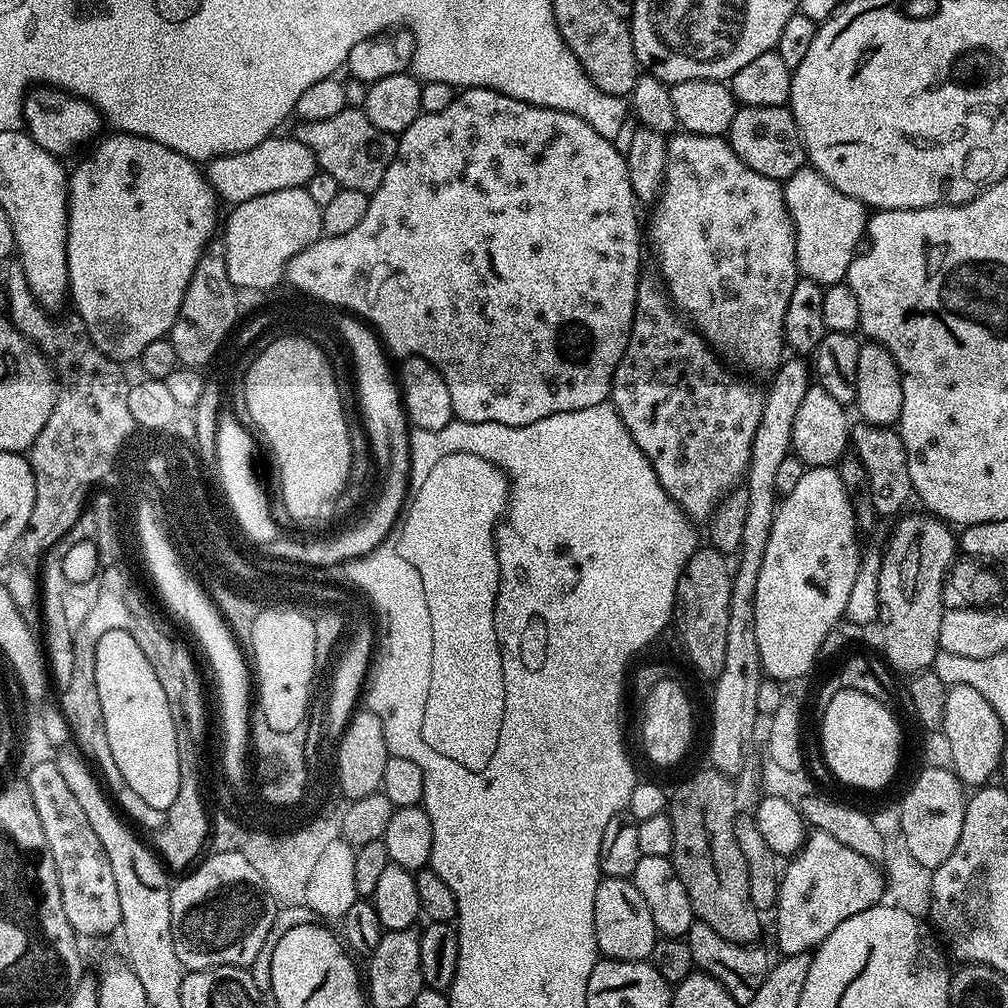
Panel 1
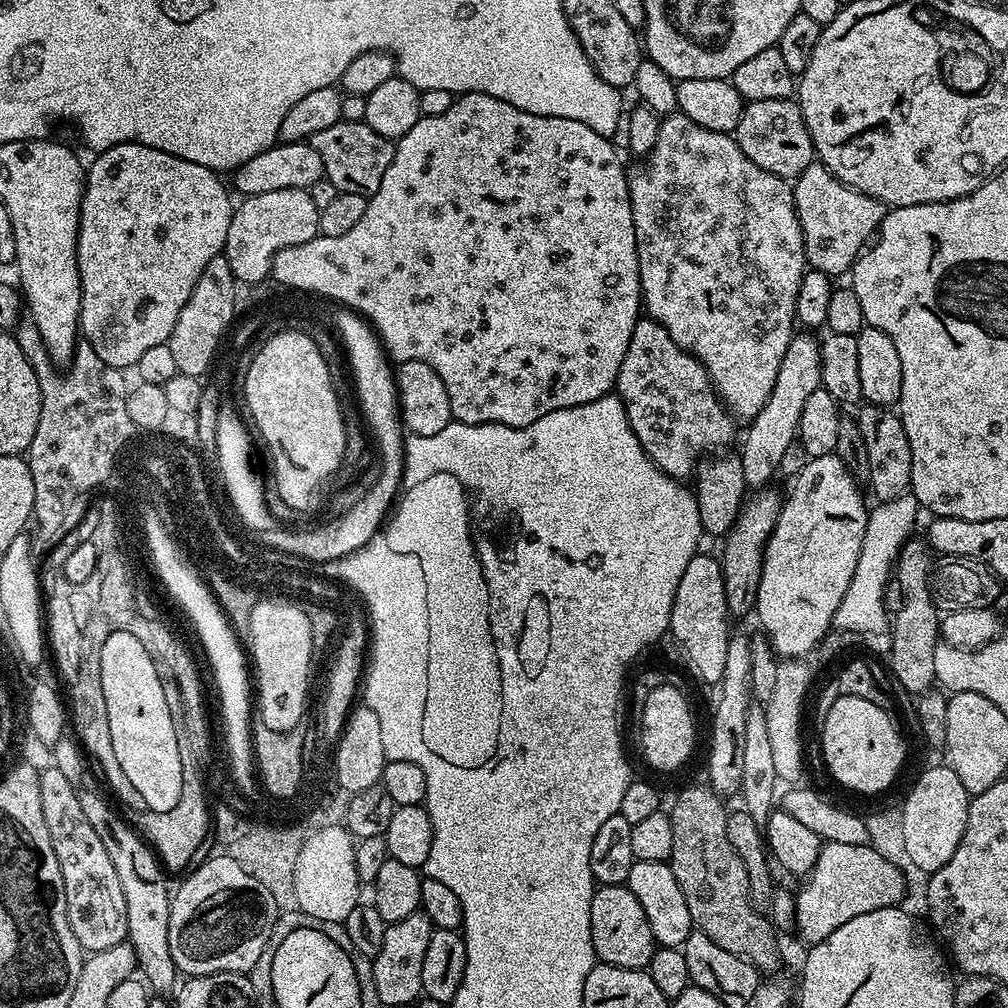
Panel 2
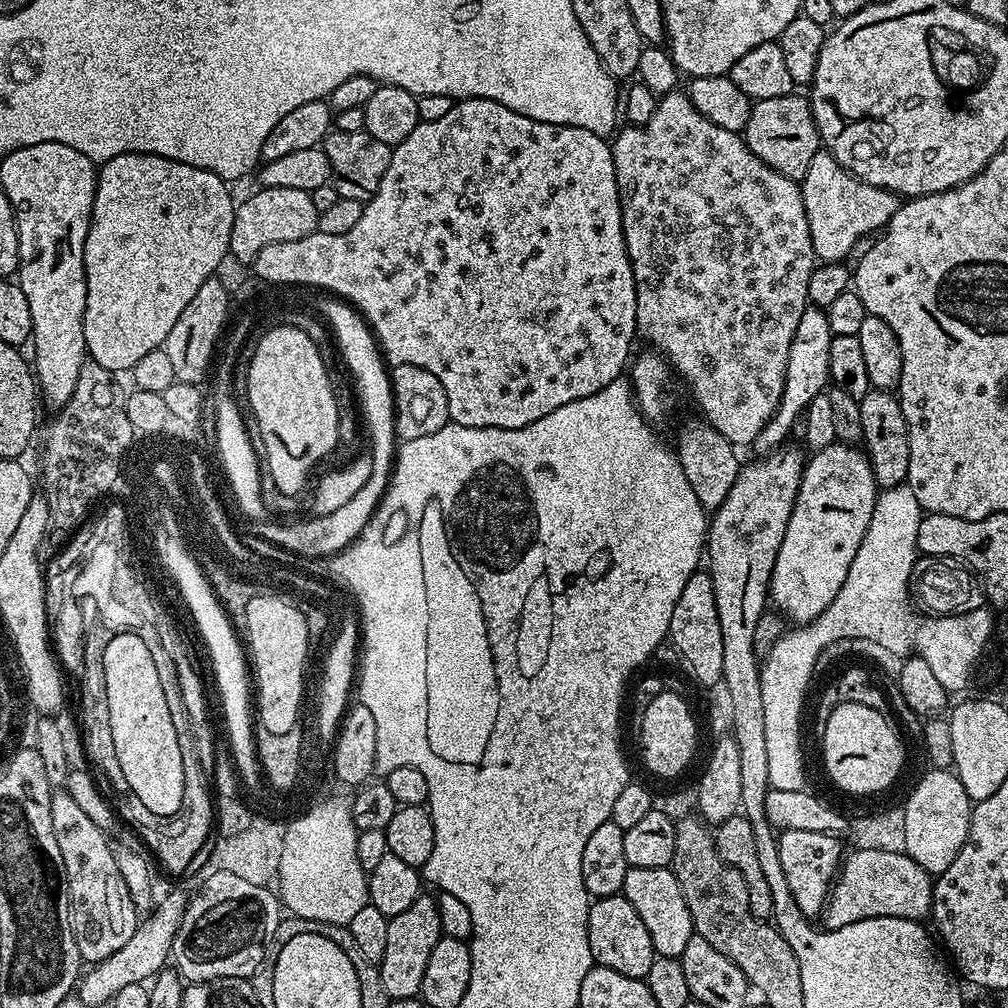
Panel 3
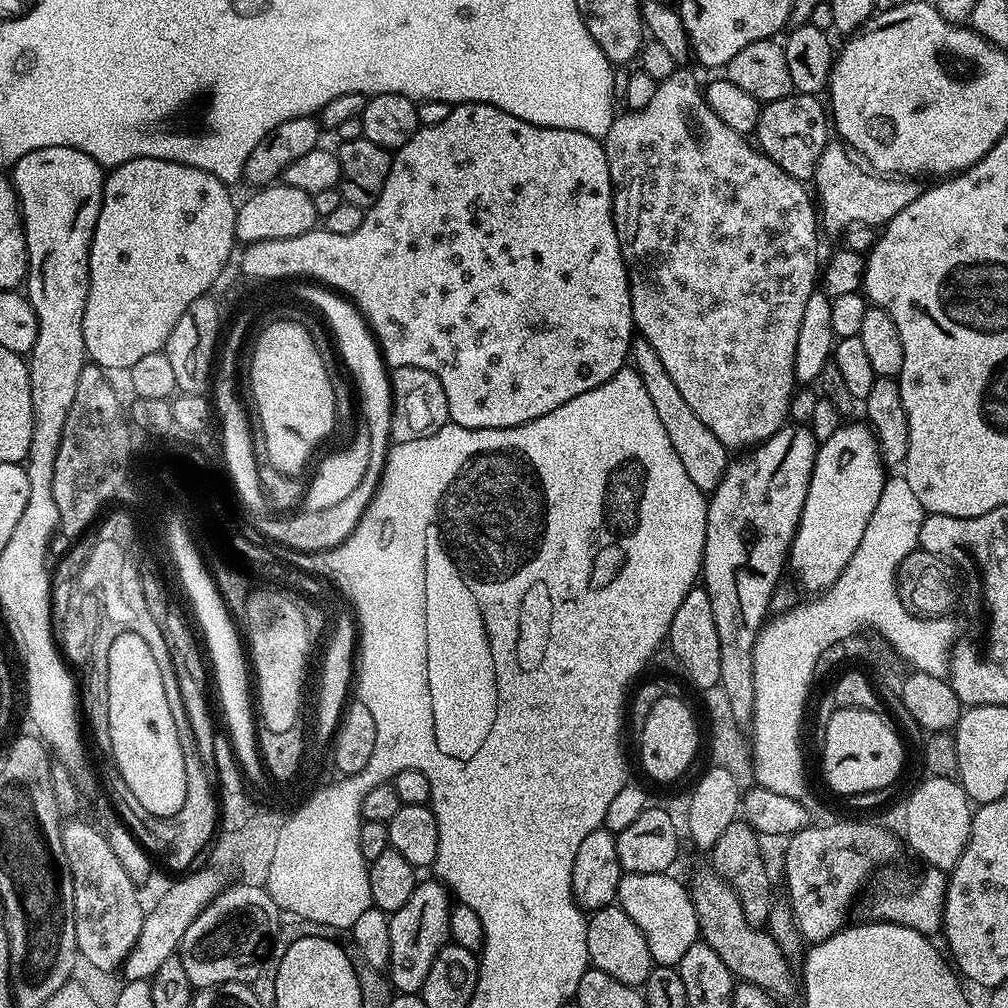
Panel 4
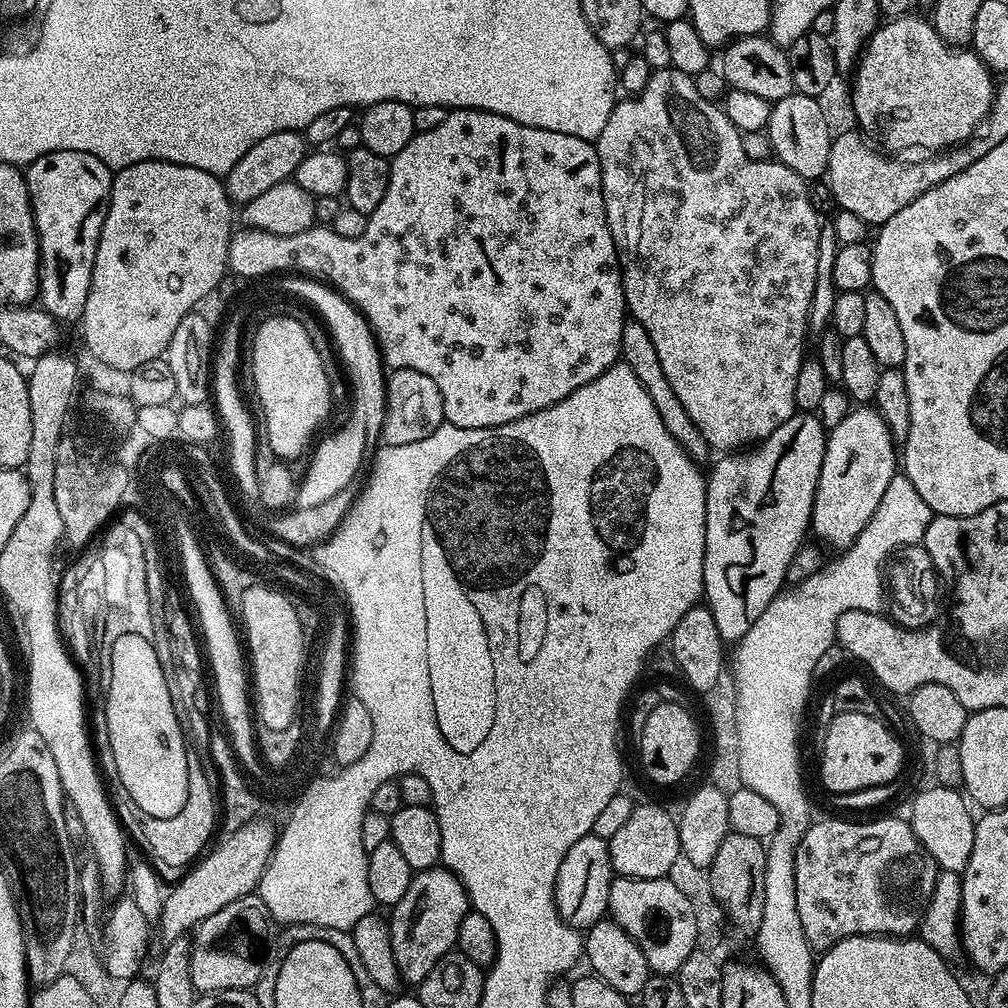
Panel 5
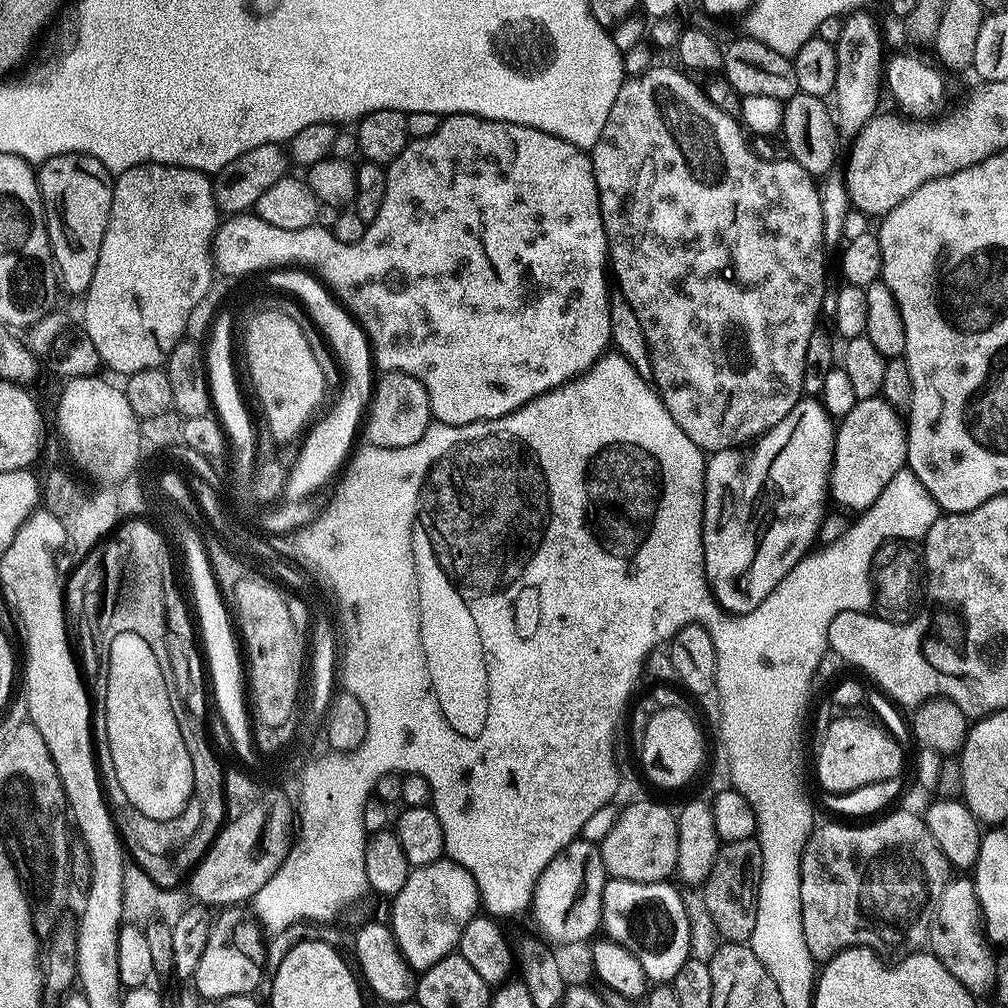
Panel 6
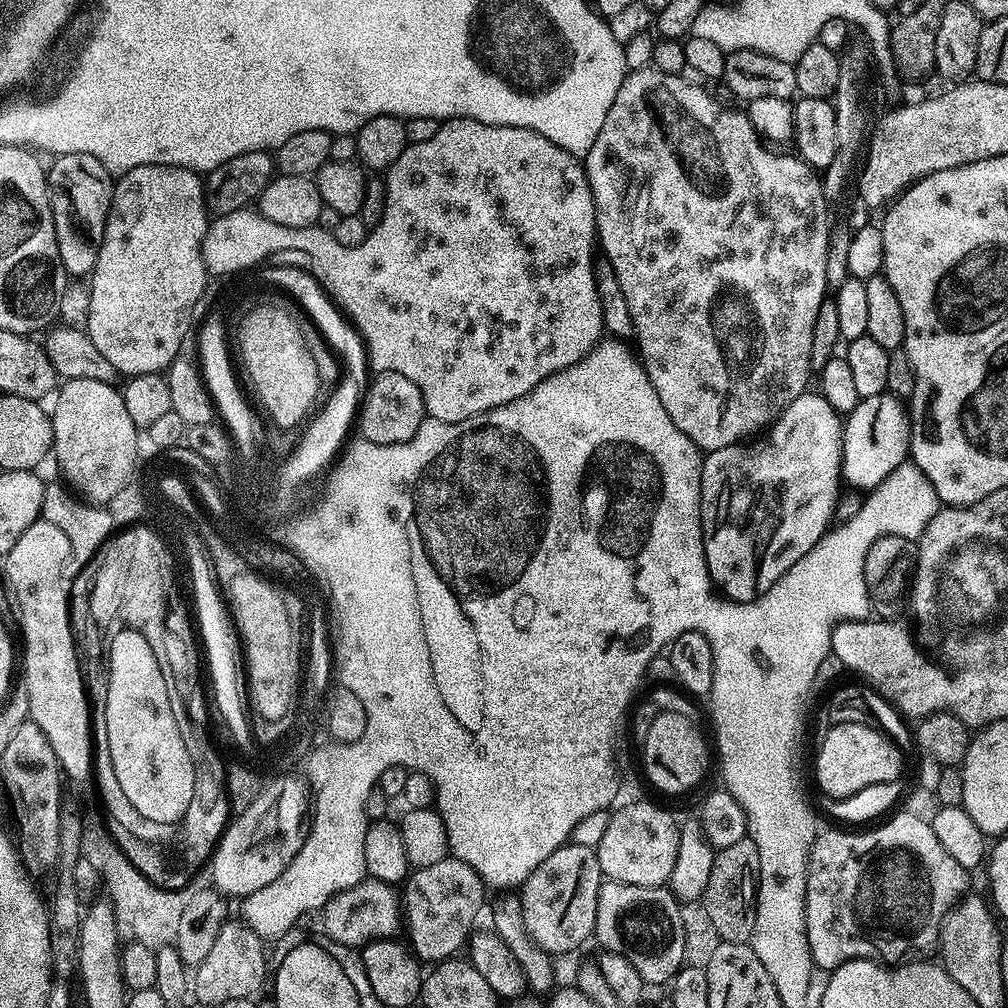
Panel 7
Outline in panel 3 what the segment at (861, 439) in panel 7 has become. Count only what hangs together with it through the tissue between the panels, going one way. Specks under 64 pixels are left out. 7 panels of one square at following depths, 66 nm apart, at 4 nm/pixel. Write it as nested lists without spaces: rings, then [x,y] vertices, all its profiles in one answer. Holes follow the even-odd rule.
[[[837,442],[815,449],[811,455],[804,465],[782,546],[778,546],[770,585],[771,603],[797,625],[818,618],[842,590],[878,495],[872,467],[859,447]]]

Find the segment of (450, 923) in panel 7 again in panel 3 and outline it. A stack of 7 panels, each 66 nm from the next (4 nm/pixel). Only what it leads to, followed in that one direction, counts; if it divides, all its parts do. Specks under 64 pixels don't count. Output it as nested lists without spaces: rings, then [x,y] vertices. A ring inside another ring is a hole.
[[[421,894],[402,914],[391,917],[386,926],[386,954],[382,954],[380,988],[389,1001],[414,1000],[420,995],[422,974],[426,974],[426,962],[430,962],[430,950],[440,941],[440,905],[428,894]]]

